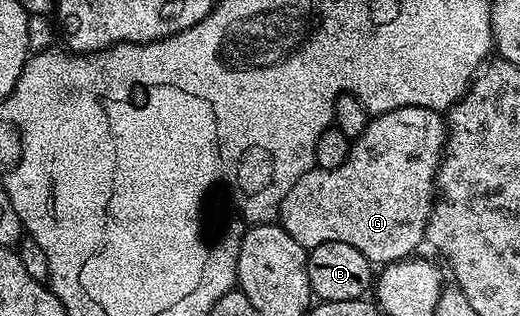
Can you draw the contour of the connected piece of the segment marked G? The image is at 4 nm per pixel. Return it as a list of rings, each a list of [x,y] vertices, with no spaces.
[[[407,106],[375,115],[368,127],[351,143],[346,160],[338,168],[306,171],[286,192],[278,211],[278,225],[298,244],[309,251],[318,244],[341,242],[362,252],[373,264],[387,264],[410,259],[425,241],[428,217],[438,193],[436,176],[444,156],[444,139],[448,136],[446,118],[441,111]]]

